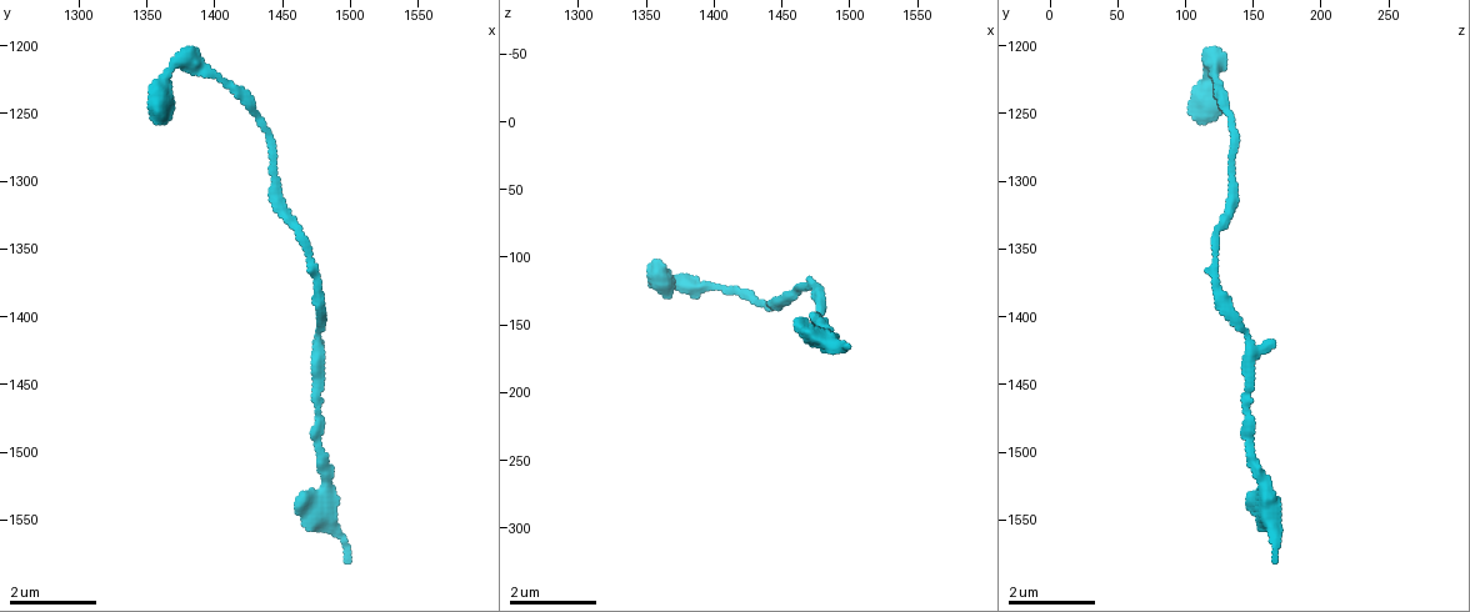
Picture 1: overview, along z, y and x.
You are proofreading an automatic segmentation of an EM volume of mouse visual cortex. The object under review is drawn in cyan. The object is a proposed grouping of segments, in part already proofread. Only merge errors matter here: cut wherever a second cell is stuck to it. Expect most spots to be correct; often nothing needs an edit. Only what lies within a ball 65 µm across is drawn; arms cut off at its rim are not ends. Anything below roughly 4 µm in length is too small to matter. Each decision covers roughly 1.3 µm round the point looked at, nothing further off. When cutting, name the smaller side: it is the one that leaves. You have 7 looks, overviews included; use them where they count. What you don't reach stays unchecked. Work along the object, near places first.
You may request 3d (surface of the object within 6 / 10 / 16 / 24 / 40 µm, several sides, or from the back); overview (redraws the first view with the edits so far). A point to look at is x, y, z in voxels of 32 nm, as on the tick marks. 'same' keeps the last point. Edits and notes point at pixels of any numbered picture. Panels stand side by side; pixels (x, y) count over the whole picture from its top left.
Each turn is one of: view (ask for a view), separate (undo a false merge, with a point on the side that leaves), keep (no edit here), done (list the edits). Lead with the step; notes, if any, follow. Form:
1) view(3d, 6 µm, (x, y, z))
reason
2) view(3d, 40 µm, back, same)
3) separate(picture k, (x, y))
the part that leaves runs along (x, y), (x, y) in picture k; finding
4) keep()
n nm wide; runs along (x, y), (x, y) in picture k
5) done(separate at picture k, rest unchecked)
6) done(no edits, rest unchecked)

view(3d, 16 µm, (1470, 1356, 124))

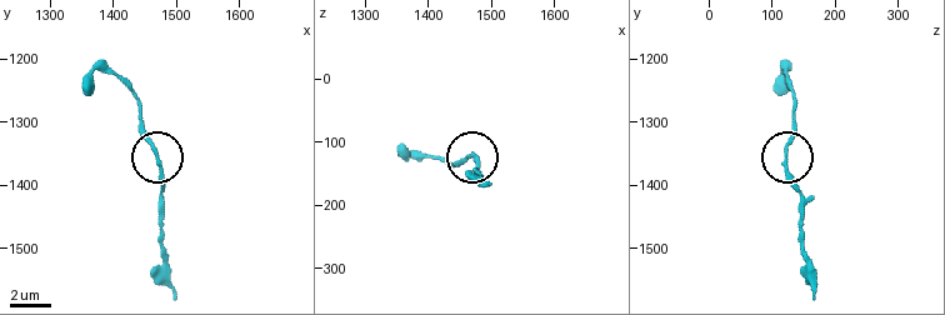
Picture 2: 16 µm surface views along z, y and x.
keep()
continuous, no second cell

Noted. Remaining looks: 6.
view(3d, 10 µm, (1482, 1510, 152))
thick turns thin

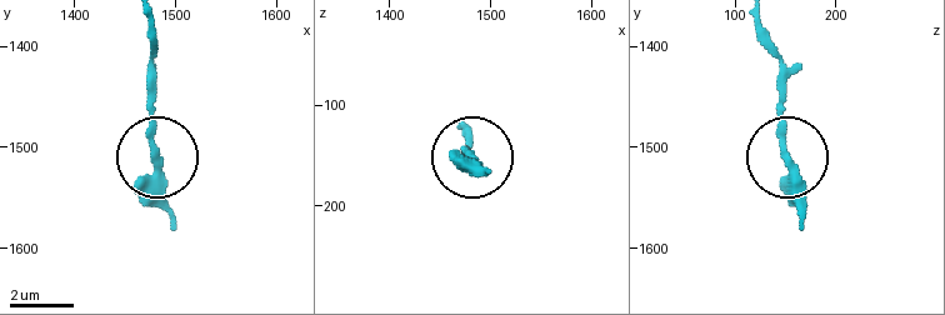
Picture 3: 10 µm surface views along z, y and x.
view(3d, 10 µm, back, same)
from behind

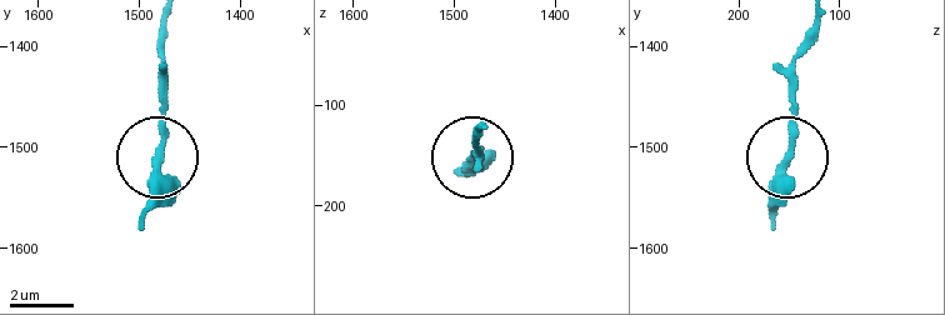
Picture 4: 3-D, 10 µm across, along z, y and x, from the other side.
keep()
270 nm wide; runs along (164, 26), (161, 155), (145, 225) in picture 4; one cell here

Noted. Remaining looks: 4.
view(3d, 16 µm, (1404, 1226, 122))
calibre changes

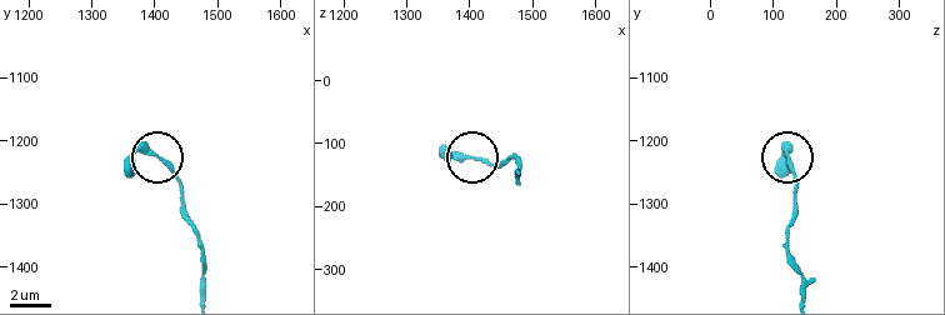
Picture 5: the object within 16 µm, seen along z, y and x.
keep()
runs along (789, 238), (794, 174), (789, 153), (780, 171) in picture 5; all the same cell

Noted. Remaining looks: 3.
done(no edits, rest unchecked)

